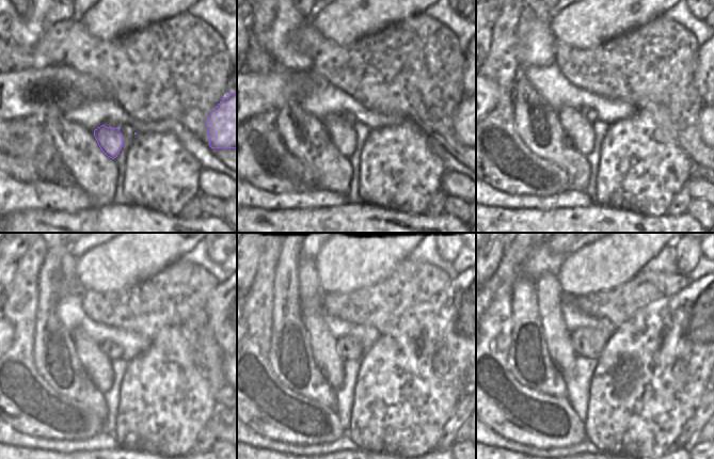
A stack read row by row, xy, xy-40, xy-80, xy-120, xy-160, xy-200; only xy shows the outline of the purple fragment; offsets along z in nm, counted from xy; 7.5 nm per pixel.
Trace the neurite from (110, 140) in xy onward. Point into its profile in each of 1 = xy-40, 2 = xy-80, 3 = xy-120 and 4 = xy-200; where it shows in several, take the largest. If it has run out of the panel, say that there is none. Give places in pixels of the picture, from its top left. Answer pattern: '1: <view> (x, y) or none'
1: xy-40 (343, 133)
2: xy-80 (581, 133)
3: xy-120 (101, 374)
4: xy-200 (569, 370)

